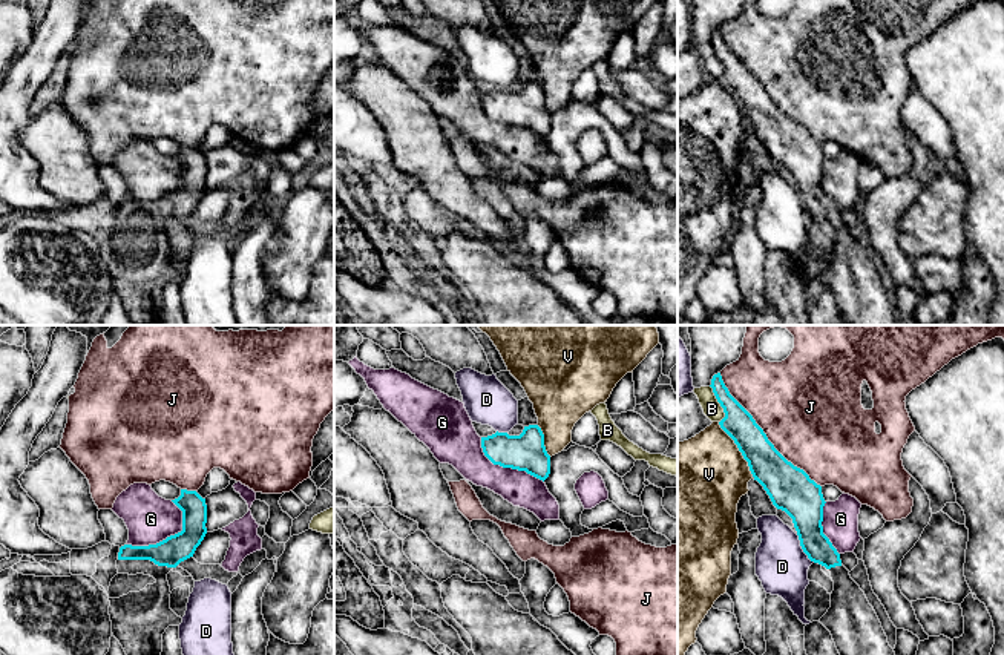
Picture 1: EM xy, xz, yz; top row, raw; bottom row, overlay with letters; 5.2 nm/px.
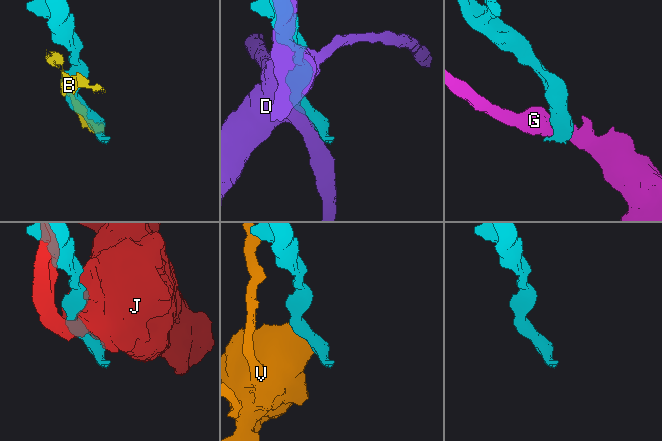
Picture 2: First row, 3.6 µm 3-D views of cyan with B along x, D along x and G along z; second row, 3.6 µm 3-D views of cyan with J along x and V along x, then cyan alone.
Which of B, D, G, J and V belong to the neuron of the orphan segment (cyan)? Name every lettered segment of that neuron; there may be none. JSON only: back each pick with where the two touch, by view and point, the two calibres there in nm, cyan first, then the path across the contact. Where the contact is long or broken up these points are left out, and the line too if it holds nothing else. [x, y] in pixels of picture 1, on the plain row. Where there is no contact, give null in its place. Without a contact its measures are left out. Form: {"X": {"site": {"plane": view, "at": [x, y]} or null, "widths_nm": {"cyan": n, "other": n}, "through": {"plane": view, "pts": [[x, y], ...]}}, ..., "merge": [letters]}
{"merge": []}

